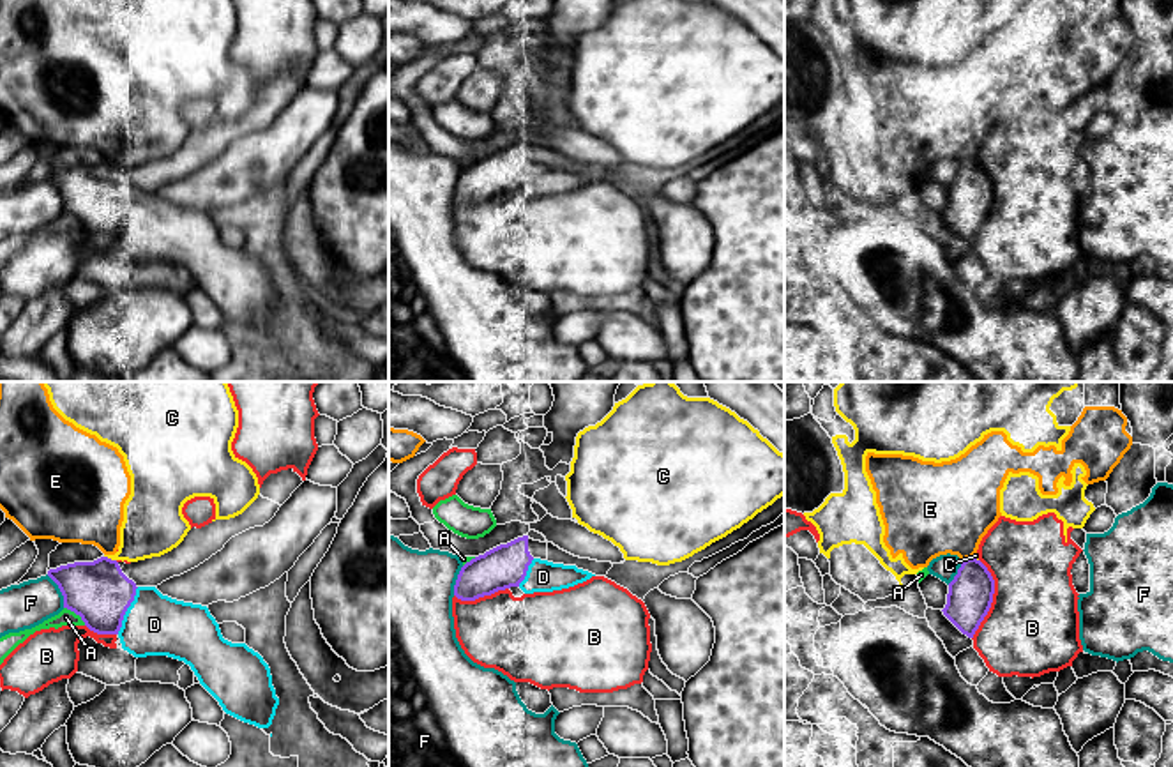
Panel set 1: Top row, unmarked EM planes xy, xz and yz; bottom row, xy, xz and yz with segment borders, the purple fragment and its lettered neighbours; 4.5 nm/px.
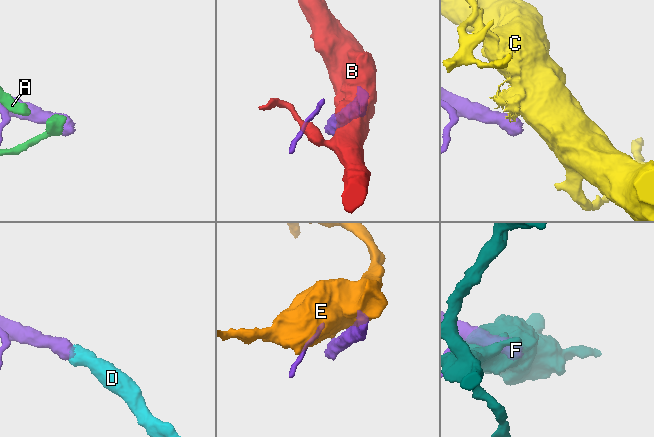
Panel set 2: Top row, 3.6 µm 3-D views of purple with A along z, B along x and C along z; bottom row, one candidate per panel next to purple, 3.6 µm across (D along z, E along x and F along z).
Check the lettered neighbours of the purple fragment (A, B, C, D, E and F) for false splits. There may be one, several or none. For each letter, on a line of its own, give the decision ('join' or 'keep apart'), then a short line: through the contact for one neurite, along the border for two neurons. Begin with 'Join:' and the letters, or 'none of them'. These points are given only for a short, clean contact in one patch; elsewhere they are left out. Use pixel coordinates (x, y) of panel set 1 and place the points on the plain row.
Join: D
A: keep apart
B: keep apart
C: keep apart
D: join
E: keep apart
F: keep apart

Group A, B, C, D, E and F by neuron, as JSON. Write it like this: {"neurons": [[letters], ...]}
{"neurons": [["A"], ["B"], ["C"], ["D"], ["E"], ["F"]]}

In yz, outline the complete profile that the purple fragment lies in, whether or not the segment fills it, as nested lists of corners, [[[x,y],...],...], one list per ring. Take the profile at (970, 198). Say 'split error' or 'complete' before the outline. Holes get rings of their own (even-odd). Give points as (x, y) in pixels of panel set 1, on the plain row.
complete; [[[977,163],[963,164],[957,178],[949,187],[943,219],[968,242],[973,242],[988,219],[995,198],[995,184]]]

